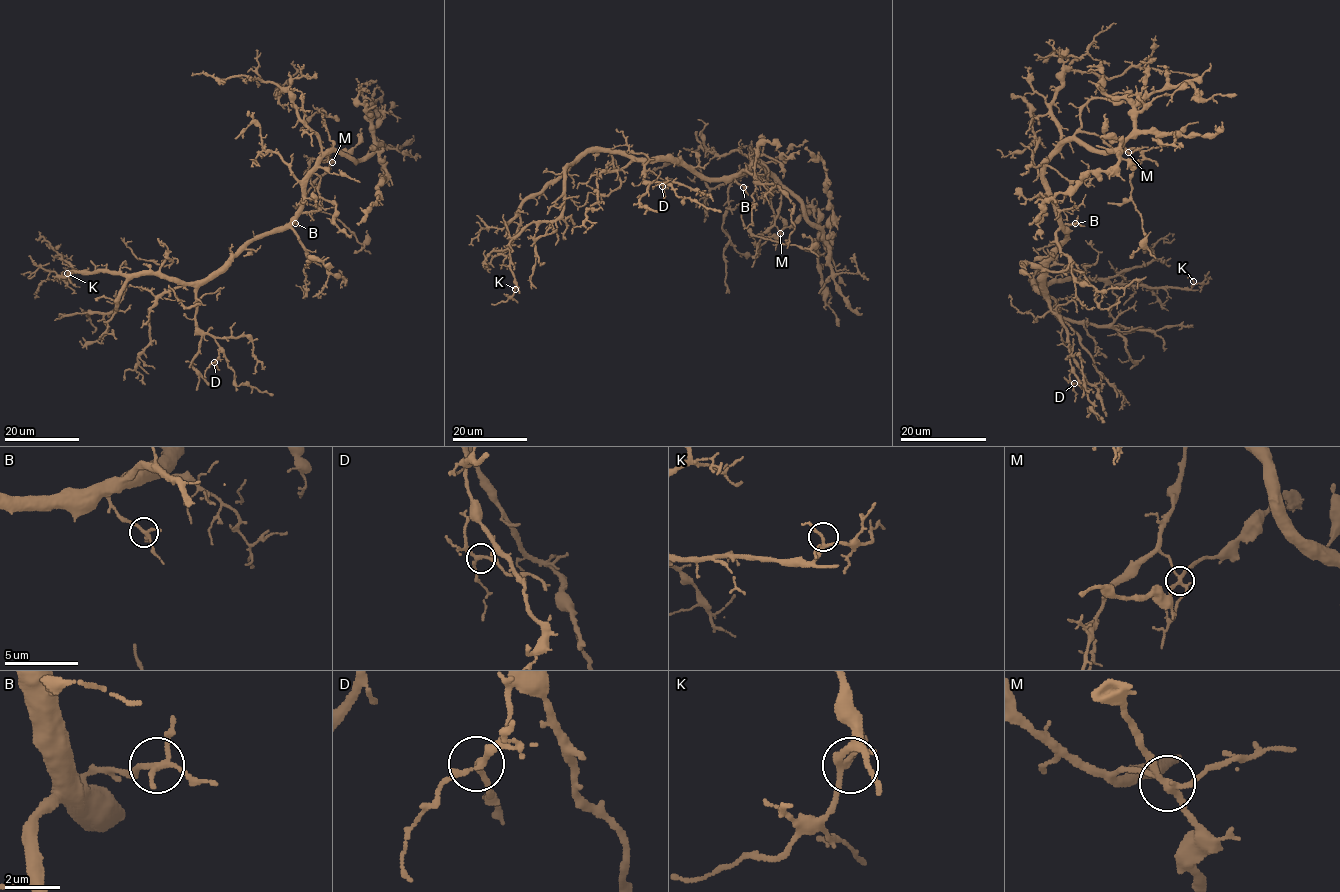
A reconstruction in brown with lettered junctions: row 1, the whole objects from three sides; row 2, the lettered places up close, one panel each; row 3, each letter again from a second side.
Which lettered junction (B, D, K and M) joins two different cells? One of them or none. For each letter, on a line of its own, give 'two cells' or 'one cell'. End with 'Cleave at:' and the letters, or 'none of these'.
B: one cell
D: one cell
K: one cell
M: two cells
Cleave at: M

